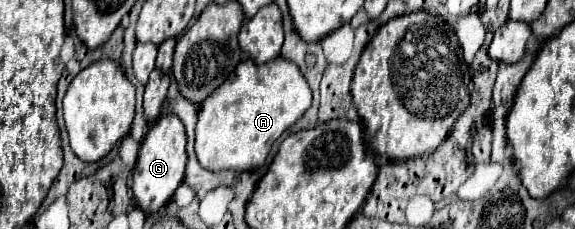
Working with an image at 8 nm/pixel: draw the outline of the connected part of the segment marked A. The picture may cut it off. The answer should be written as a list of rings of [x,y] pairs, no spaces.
[[[283,57],[257,65],[245,59],[235,75],[203,101],[195,129],[195,153],[209,171],[249,171],[265,163],[273,143],[311,107],[311,89],[299,67]]]

